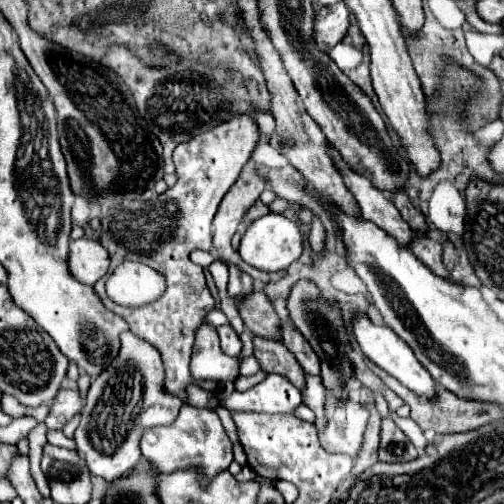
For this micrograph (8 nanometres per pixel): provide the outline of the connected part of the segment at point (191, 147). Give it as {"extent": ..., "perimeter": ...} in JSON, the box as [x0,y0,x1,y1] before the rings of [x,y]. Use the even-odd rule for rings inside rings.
{"extent":[94,114,258,404],"perimeter":[[[250,114],[236,116],[208,132],[202,132],[176,146],[174,164],[178,182],[174,188],[168,188],[156,200],[132,202],[130,210],[126,206],[112,208],[102,218],[100,244],[110,252],[110,270],[94,284],[94,290],[108,310],[120,314],[130,324],[130,330],[138,334],[138,338],[150,342],[162,354],[166,372],[164,386],[170,394],[182,398],[184,404],[188,404],[186,386],[196,384],[208,392],[214,392],[218,386],[218,382],[194,382],[194,376],[188,370],[194,330],[206,318],[206,314],[214,310],[214,298],[206,286],[204,268],[190,262],[190,252],[196,248],[212,248],[212,218],[216,208],[228,188],[236,182],[256,142],[258,124]],[[126,260],[146,262],[154,270],[162,272],[168,284],[164,296],[148,306],[142,306],[140,310],[122,310],[118,304],[110,302],[104,292],[104,282],[114,268]]]}

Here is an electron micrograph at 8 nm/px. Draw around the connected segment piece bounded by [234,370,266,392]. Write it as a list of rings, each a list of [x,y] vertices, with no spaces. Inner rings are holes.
[[[258,370],[258,372],[256,372],[256,374],[252,374],[252,376],[240,376],[240,378],[236,378],[234,386],[236,386],[236,390],[238,390],[238,392],[244,392],[244,390],[248,390],[248,388],[256,386],[258,382],[262,382],[264,378],[266,378],[266,372],[264,372],[264,370]]]

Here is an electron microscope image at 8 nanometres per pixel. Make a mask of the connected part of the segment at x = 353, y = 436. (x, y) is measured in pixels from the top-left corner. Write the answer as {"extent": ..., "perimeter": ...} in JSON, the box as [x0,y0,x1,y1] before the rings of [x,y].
{"extent":[320,394,368,456],"perimeter":[[[334,394],[326,396],[326,418],[328,426],[320,436],[320,444],[330,454],[358,456],[362,448],[362,436],[368,422],[368,412],[354,400],[338,402]]]}

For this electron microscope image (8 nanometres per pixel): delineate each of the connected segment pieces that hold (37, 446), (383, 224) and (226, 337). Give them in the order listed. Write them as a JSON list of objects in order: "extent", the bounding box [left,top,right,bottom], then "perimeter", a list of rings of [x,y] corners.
[{"extent":[28,424,50,498],"perimeter":[[[38,424],[30,434],[28,434],[28,440],[30,440],[30,476],[32,480],[36,482],[40,494],[44,498],[50,498],[50,488],[48,488],[48,482],[40,470],[40,458],[42,458],[42,444],[46,442],[46,424]]]},{"extent":[330,148,414,248],"perimeter":[[[332,148],[330,156],[334,158],[336,166],[344,174],[346,186],[358,200],[362,218],[370,218],[370,222],[380,226],[380,230],[386,230],[386,234],[394,234],[394,238],[398,238],[402,246],[410,248],[410,238],[414,238],[414,230],[406,222],[402,222],[402,216],[398,214],[398,210],[394,210],[394,202],[390,202],[390,198],[384,192],[376,190],[370,180],[352,172],[350,166],[338,154],[338,150]]]},{"extent":[218,326,242,356],"perimeter":[[[218,326],[218,336],[220,336],[220,346],[224,350],[224,354],[228,356],[238,356],[242,352],[242,340],[240,336],[234,332],[232,326]]]}]

